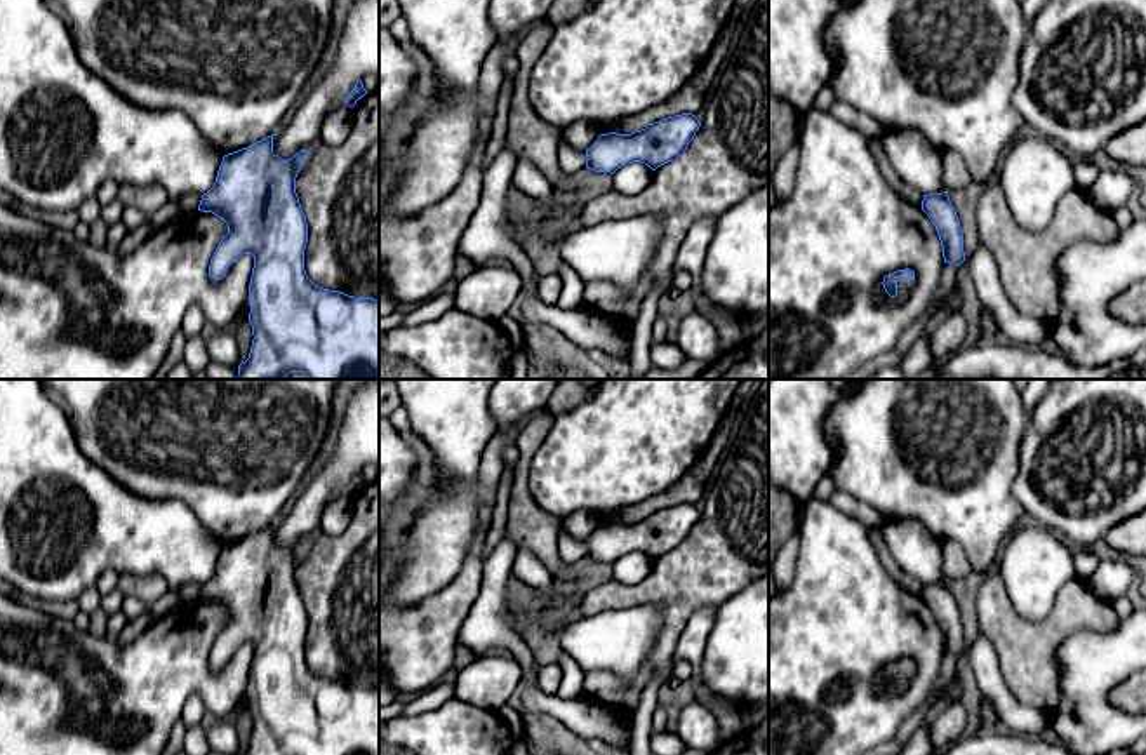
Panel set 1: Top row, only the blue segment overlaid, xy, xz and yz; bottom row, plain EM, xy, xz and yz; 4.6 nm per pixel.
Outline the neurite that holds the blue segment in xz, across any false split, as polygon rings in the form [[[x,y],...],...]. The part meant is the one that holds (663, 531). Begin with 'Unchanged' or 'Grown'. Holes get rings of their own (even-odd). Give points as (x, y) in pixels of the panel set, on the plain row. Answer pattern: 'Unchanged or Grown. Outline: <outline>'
Unchanged. Outline: [[[682,503],[649,513],[631,524],[600,524],[586,539],[586,557],[614,564],[626,553],[642,551],[652,560],[682,546],[699,520],[692,503]]]

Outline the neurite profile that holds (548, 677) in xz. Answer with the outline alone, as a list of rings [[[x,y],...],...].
[[[558,663],[539,666],[536,673],[536,682],[543,692],[556,694],[562,682],[562,670]]]

